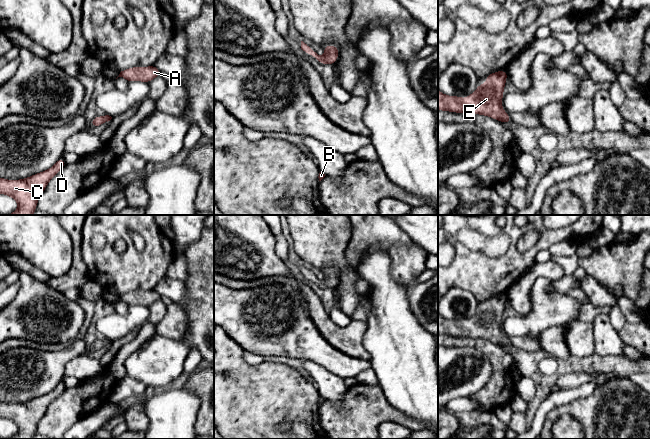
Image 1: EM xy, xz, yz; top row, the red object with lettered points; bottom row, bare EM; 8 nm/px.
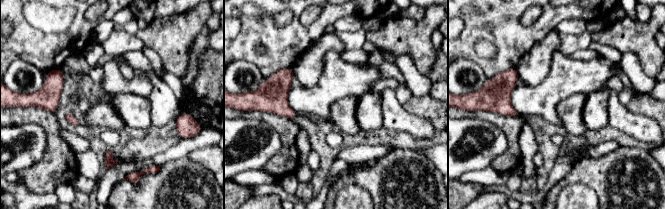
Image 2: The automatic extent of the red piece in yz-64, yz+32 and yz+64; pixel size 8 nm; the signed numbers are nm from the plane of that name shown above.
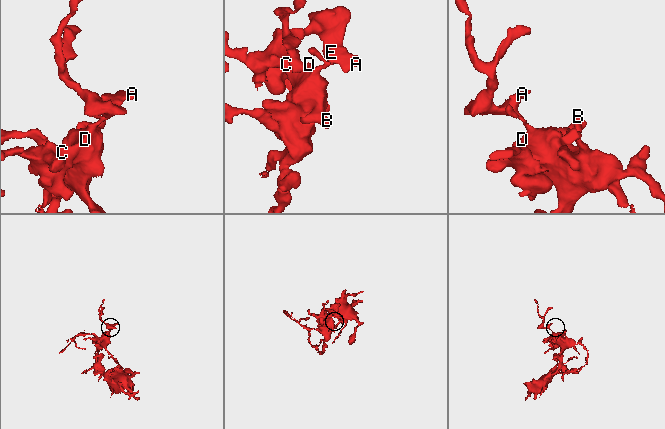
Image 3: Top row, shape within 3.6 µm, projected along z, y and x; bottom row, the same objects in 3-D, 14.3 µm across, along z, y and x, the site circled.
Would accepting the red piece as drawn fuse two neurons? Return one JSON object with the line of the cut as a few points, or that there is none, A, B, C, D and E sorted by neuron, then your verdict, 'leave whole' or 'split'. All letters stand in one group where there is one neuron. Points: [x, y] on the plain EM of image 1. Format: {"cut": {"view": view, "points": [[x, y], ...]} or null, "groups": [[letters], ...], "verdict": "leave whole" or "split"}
{"cut": null, "groups": [["A", "B", "C", "D", "E"]], "verdict": "leave whole"}

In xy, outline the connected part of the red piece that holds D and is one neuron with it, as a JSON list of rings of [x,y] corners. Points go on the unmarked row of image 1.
[[[61,381],[50,393],[21,404],[0,402],[0,418],[6,418],[18,426],[18,433],[8,439],[33,439],[37,426],[48,406],[66,389]]]

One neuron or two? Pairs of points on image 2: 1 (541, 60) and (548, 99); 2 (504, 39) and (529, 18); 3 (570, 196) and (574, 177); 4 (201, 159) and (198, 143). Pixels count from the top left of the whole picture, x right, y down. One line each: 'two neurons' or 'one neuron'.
1: two neurons
2: two neurons
3: two neurons
4: two neurons

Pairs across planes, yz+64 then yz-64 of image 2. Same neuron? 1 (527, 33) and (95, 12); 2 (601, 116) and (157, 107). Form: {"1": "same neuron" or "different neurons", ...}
{"1": "different neurons", "2": "different neurons"}

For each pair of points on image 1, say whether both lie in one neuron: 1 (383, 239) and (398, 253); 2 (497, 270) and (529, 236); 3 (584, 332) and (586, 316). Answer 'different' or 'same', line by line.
1: different
2: different
3: different

